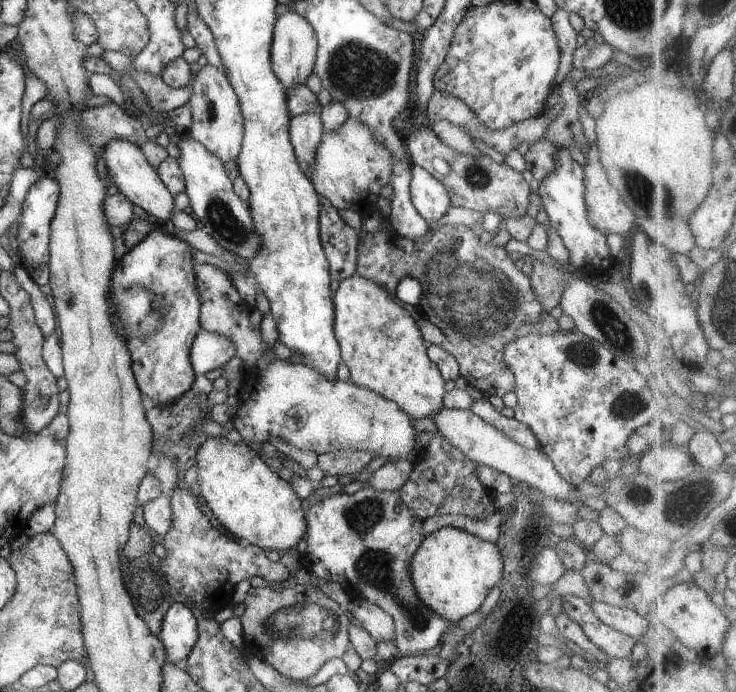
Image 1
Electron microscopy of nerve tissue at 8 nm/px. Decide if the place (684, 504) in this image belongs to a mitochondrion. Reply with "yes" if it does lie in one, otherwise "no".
yes

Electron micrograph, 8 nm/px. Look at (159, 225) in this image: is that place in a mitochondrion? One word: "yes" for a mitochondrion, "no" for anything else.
no

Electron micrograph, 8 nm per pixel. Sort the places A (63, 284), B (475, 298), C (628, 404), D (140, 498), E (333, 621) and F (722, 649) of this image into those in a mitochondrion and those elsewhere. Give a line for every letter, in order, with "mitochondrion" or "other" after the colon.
A: other
B: mitochondrion
C: mitochondrion
D: other
E: mitochondrion
F: other

